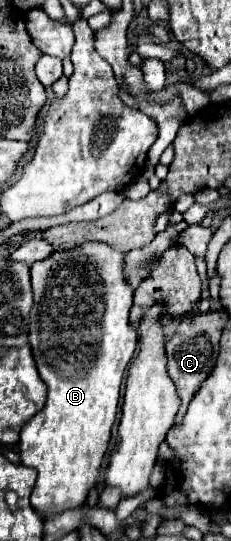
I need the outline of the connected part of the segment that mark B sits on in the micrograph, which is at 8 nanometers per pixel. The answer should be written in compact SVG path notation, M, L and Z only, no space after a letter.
M87 242L87 244L77 244L71 248L59 248L55 250L51 256L47 256L45 260L33 262L31 266L31 286L33 286L33 308L31 308L31 324L29 324L29 346L33 350L33 358L39 370L41 380L47 384L47 402L45 408L41 412L37 412L23 428L21 428L21 440L19 440L19 450L21 450L21 462L25 466L31 466L37 470L37 484L31 492L31 506L39 512L39 516L49 516L55 512L61 512L65 508L77 508L85 502L87 492L91 486L97 484L97 476L99 476L99 466L103 462L103 456L107 452L109 446L109 438L111 438L111 426L115 422L115 414L117 414L117 404L119 404L119 392L121 392L121 382L123 382L123 374L127 364L131 362L135 348L137 348L137 330L131 328L129 324L129 310L133 304L133 290L129 288L127 280L125 280L125 252L117 252L117 248L111 248L111 244L99 244L99 242Z

